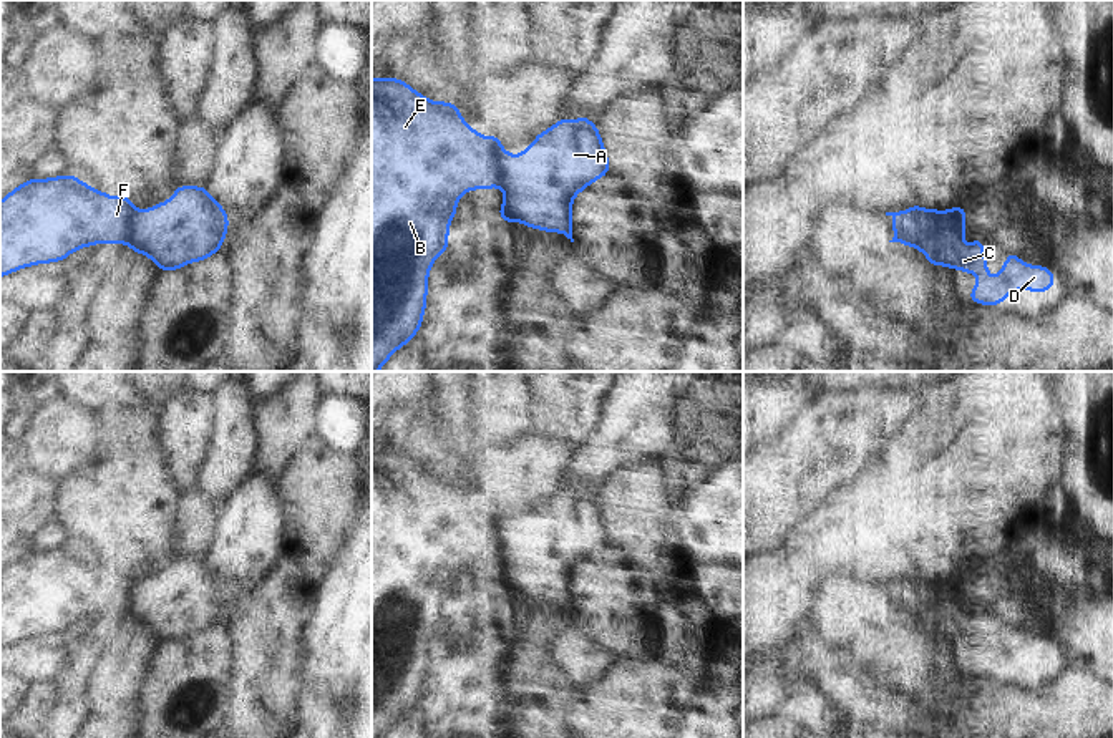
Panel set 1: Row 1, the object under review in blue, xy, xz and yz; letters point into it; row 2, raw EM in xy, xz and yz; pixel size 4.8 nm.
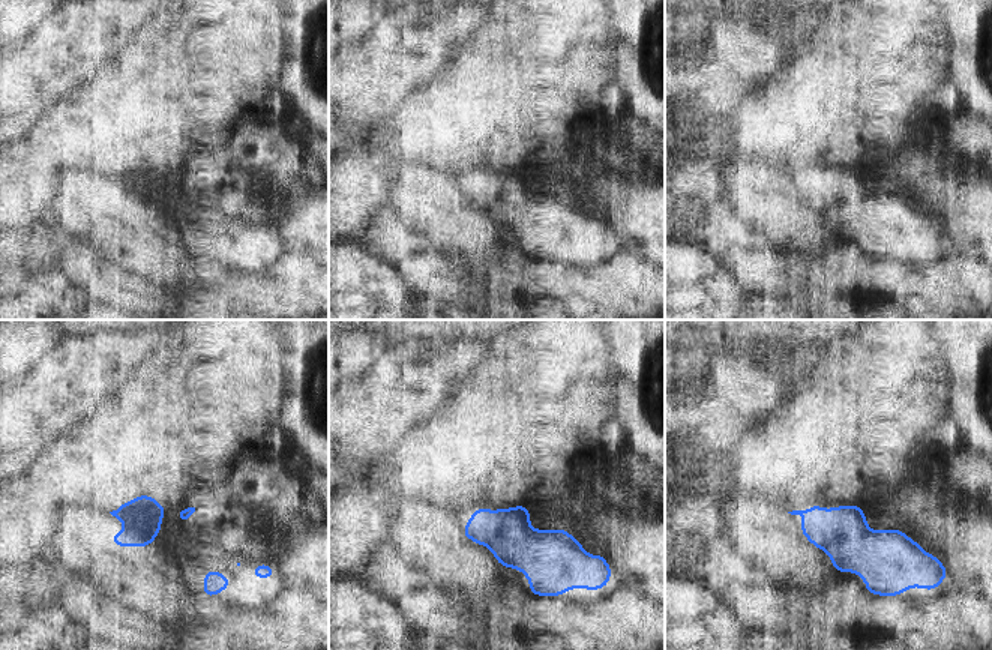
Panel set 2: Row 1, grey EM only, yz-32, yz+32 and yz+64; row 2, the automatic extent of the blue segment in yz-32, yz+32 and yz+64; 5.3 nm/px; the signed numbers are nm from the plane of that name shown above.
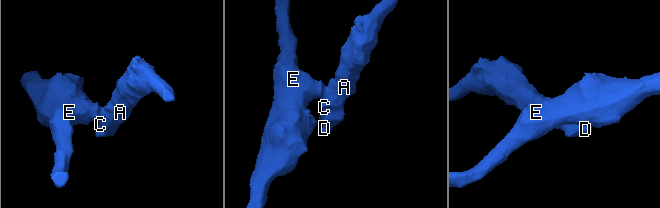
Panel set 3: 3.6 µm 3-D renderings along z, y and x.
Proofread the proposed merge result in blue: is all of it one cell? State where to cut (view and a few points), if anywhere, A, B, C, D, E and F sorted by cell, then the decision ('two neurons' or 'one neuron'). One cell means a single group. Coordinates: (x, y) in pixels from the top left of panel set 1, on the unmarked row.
cut in yz along (908, 582), (906, 589), (913, 604), (899, 612); A C D / B E F; two neurons

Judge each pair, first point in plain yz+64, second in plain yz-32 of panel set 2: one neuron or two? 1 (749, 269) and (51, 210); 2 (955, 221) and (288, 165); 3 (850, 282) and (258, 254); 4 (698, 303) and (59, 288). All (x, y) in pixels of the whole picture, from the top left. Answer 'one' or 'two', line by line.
1: one
2: two
3: two
4: one

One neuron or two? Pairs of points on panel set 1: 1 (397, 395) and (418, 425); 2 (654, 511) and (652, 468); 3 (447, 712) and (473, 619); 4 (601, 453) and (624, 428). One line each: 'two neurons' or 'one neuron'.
1: two neurons
2: one neuron
3: one neuron
4: one neuron

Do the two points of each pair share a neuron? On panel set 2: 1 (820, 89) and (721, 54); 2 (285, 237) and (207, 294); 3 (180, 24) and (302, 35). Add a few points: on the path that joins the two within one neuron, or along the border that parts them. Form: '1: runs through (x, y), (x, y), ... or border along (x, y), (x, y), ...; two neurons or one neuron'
1: border along (785, 57), (763, 83), (745, 93); two neurons
2: border along (275, 246), (309, 251); two neurons
3: border along (287, 15), (282, 68); two neurons

